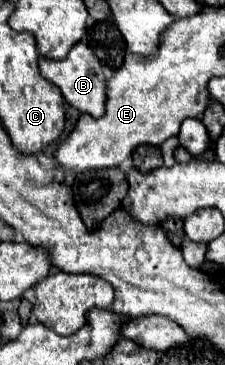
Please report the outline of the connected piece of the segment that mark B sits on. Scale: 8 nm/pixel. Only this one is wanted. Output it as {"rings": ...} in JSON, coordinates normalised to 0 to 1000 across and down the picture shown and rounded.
{"rings":[[[373,115],[329,121],[329,132],[293,153],[293,164],[240,170],[213,159],[178,159],[178,197],[204,219],[222,219],[240,236],[267,241],[284,274],[320,296],[338,296],[364,312],[400,312],[409,323],[462,318],[462,307],[471,307],[471,214],[453,203],[444,164]]]}

